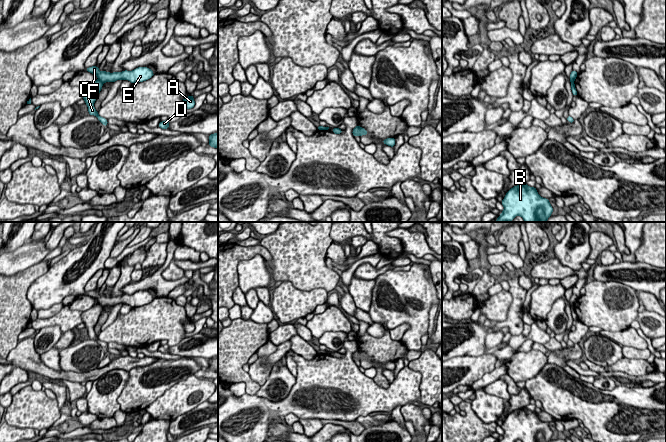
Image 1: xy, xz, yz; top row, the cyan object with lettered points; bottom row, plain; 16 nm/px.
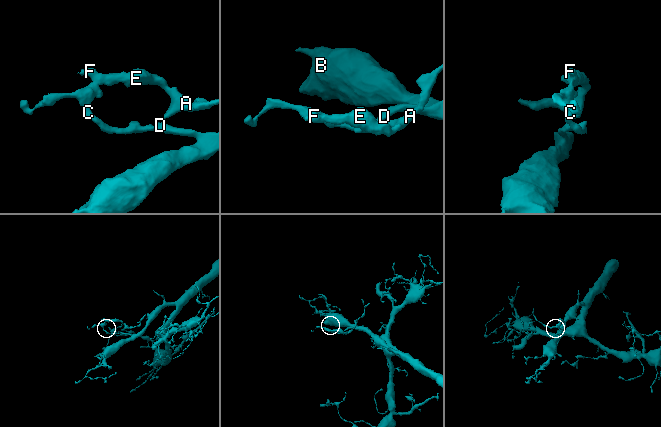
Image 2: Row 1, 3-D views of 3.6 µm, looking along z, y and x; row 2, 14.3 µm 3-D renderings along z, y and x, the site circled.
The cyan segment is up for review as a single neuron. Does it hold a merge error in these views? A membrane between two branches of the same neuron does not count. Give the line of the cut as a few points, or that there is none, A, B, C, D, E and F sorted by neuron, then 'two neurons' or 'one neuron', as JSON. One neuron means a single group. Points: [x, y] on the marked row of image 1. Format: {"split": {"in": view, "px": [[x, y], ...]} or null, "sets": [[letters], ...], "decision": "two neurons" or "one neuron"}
{"split": {"in": "xy", "px": [[98, 79], [102, 83]]}, "sets": [["A", "E", "F"], ["B", "C", "D"]], "decision": "two neurons"}

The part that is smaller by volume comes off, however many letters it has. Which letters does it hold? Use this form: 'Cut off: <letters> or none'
Cut off: A, E, F

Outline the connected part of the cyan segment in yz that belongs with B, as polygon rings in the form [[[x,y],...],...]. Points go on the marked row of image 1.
[[[525,183],[511,188],[501,203],[504,210],[496,222],[513,221],[515,216],[521,216],[524,222],[546,222],[553,212],[549,200]]]

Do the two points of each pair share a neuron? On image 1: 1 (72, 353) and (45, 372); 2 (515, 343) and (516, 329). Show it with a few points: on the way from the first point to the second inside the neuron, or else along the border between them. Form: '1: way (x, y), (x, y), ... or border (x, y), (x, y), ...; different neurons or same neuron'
1: border (61, 369), (84, 372); different neurons
2: border (521, 333), (512, 336); different neurons

